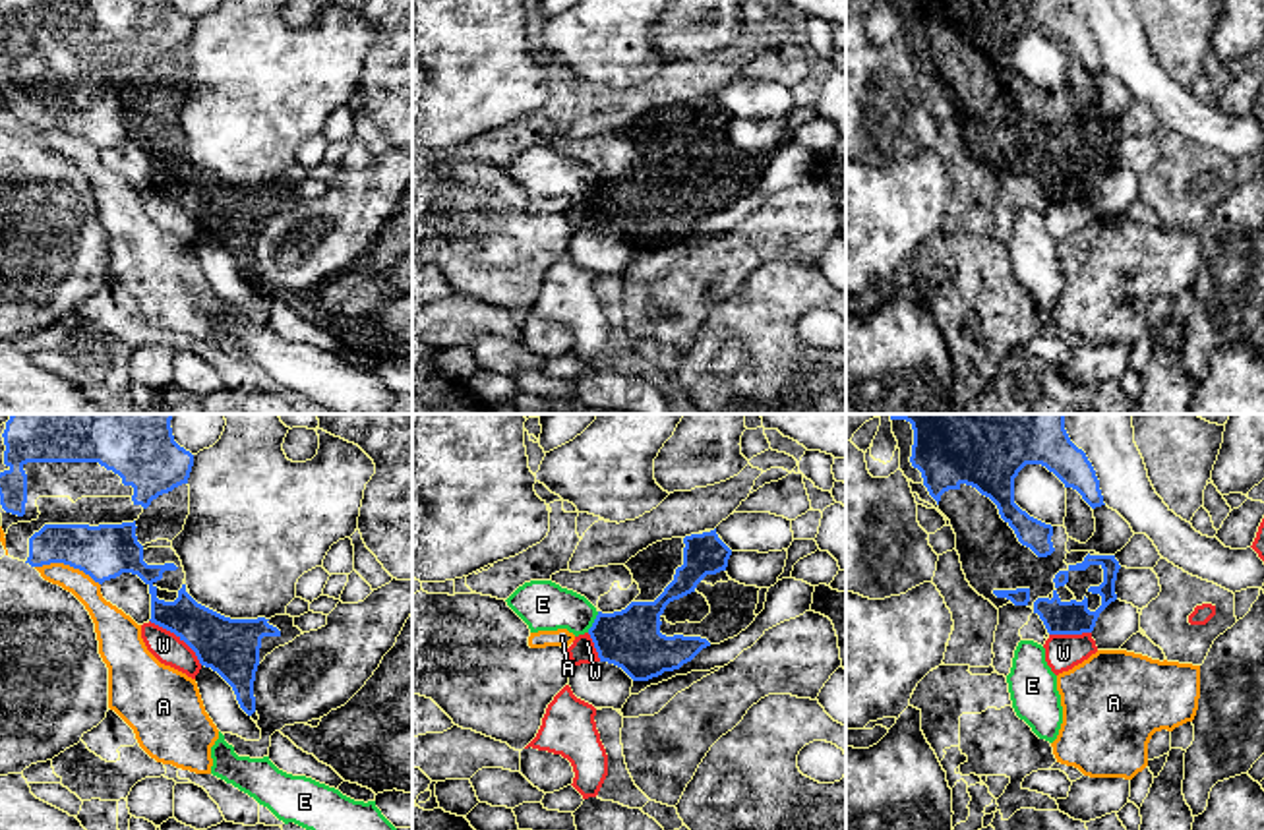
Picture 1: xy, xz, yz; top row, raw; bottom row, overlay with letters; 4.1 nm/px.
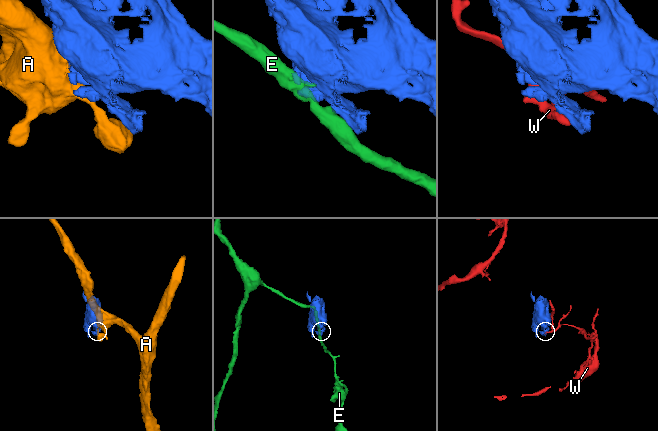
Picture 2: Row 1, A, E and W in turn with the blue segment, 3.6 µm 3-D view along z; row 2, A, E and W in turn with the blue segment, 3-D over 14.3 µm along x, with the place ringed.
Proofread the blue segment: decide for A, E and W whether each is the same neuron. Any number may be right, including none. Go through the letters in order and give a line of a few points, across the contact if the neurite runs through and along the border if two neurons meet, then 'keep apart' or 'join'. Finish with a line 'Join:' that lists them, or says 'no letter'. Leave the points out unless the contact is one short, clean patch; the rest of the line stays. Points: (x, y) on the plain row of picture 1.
A: keep apart
E: line xz (599, 178), (587, 198); keep apart
W: line xy (150, 186), (173, 198), (202, 231); keep apart
Join: no letter

